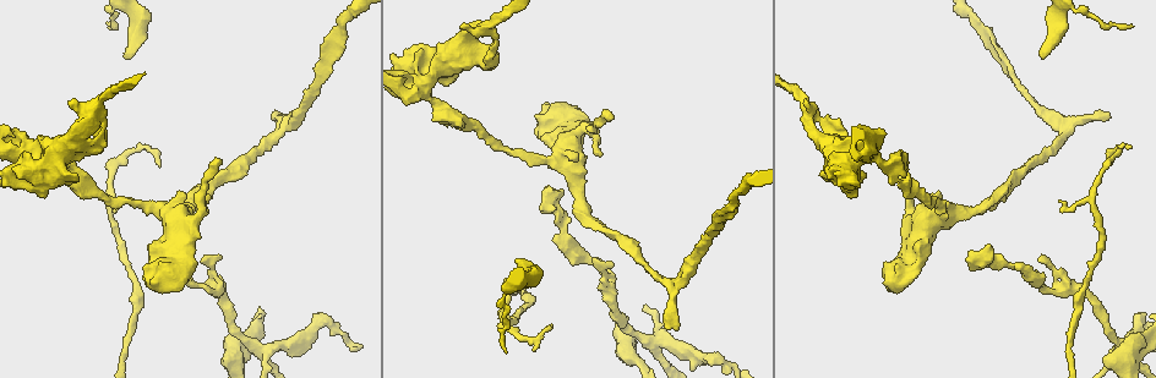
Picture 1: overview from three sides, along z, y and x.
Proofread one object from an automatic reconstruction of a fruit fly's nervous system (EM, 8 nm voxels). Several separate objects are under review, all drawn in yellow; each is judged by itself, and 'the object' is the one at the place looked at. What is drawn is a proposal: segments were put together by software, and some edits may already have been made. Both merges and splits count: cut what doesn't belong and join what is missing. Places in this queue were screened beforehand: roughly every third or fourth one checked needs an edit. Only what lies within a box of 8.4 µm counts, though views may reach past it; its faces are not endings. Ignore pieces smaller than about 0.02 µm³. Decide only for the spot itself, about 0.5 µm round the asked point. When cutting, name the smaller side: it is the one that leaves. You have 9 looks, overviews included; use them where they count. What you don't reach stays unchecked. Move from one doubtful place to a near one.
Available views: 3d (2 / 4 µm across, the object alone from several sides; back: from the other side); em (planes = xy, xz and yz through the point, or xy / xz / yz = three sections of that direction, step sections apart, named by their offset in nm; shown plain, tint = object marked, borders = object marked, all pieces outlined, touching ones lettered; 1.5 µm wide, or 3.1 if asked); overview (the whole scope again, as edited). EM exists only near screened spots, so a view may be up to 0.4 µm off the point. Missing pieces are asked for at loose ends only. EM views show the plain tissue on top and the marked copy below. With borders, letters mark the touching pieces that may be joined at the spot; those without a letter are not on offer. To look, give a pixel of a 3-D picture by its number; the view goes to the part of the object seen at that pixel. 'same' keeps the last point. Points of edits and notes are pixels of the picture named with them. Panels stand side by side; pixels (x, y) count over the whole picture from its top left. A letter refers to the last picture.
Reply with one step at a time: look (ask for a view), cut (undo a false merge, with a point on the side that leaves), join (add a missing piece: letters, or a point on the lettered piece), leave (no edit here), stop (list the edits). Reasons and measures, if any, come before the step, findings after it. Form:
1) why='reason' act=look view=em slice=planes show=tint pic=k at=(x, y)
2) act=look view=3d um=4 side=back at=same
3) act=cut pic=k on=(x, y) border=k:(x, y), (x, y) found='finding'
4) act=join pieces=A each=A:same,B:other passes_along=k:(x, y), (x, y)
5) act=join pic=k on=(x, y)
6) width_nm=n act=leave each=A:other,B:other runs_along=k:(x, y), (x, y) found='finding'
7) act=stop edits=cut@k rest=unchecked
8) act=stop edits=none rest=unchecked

why='thin end' act=look view=em slice=xy step=4 show=borders pic=1 at=(203, 262)

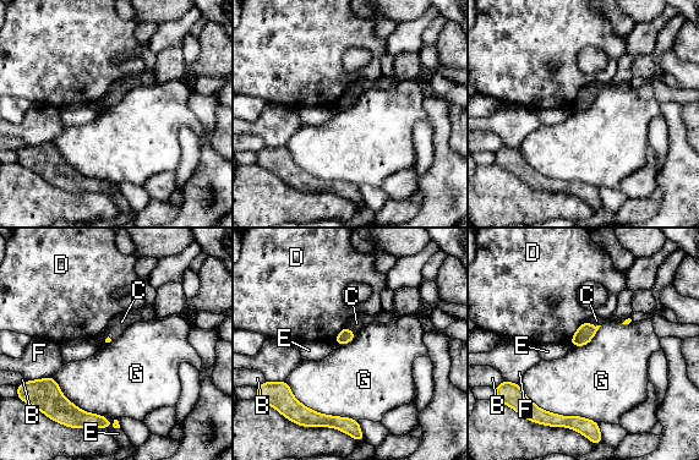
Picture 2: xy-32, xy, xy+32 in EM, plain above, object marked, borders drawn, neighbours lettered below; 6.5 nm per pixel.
act=look view=em slice=planes show=borders at=same

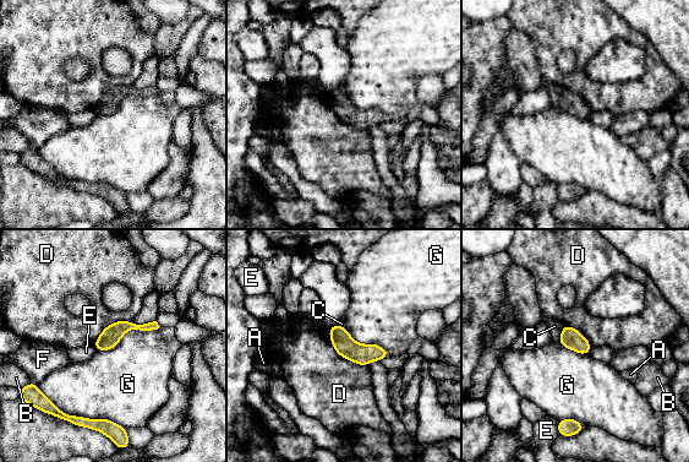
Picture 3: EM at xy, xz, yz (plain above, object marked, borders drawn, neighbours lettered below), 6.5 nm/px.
longest_contact=G:650nm act=join pieces=C each=A:other,B:other,C:same,D:other,E:other,F:other,G:other found='it goes on there'

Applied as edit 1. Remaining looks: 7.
why='free end' act=look view=3d um=4 side=back pic=1 at=(1040, 56)

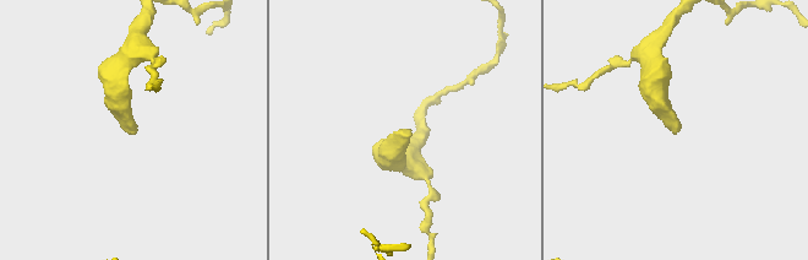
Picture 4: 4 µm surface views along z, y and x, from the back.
why='need the tissue' act=look view=em slice=xy step=8 show=tint pic=4 at=(676, 131)

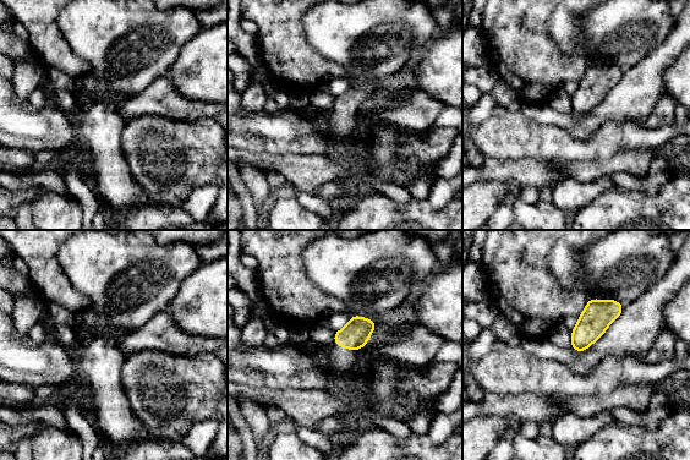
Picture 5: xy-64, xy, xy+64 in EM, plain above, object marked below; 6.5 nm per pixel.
why='another direction' act=look view=em slice=xz step=8 show=borders at=same

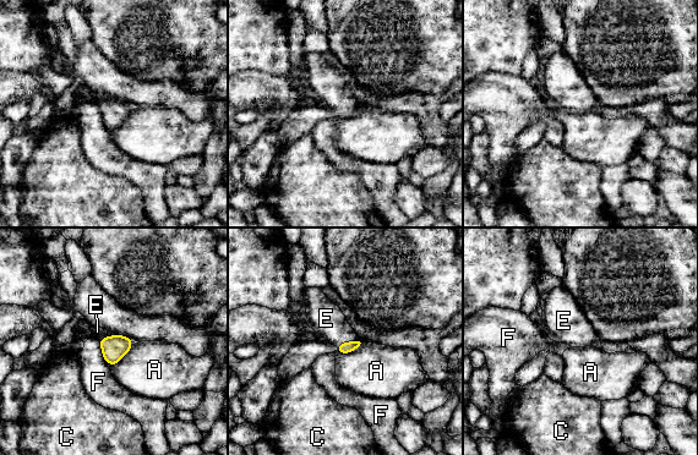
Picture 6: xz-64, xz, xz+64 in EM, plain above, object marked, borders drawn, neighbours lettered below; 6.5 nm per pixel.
longest_contact=A:240nm act=join pieces=E each=A:other,C:other,E:same,F:other found='the neuron continues'

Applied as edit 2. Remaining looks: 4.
why='branch stops here' act=look view=em slice=planes show=borders pic=1 at=(75, 173)

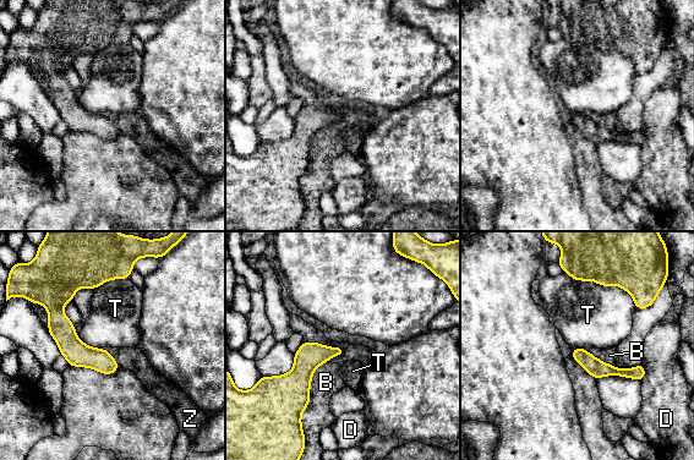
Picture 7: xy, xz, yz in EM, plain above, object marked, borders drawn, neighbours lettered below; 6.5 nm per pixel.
act=leave each=B:other,D:other,T:other,Z:other runs_along=7:(98, 277), (58, 302), (58, 321), (109, 371) found='none of them fits'

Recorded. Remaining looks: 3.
act=stop edits=join@3,join@6 rest=unchecked

